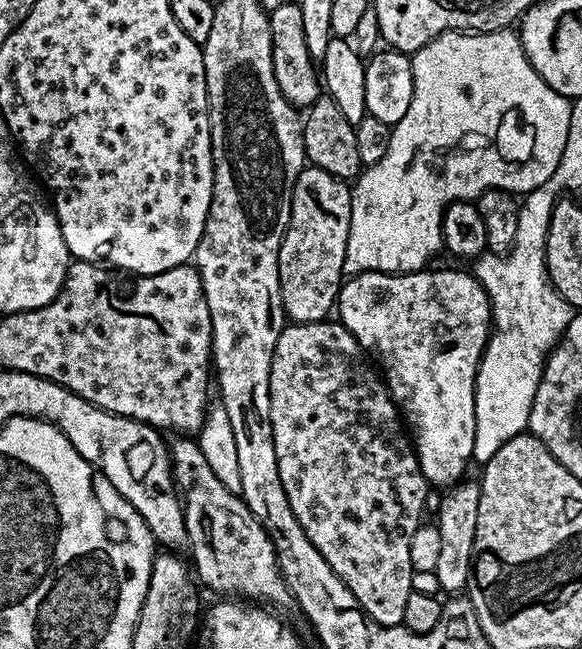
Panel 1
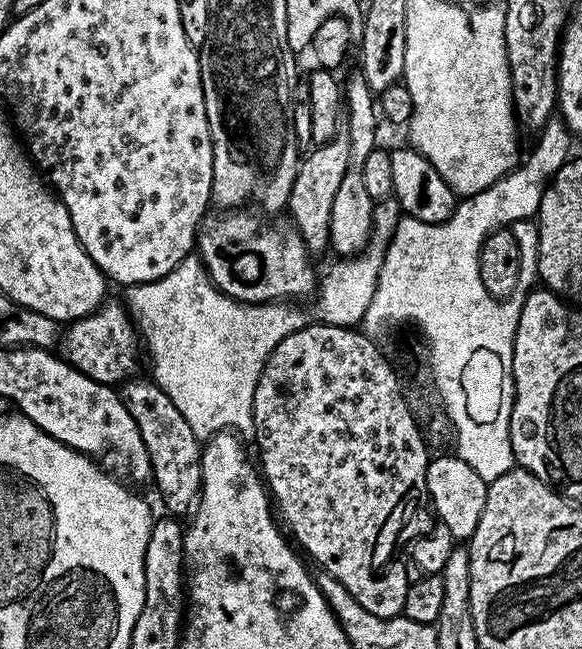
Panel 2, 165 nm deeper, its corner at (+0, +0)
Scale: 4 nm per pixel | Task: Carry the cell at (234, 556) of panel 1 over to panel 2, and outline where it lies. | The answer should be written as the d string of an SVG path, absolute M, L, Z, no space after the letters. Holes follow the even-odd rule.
M129 378L119 385L118 391L126 410L130 410L130 418L138 426L138 434L142 434L142 442L146 442L146 450L150 454L152 480L164 499L169 513L177 518L184 518L193 511L200 499L200 454L202 441L196 437L194 430L186 423L186 418L178 411L178 406L170 402L167 392L160 389L151 378Z

